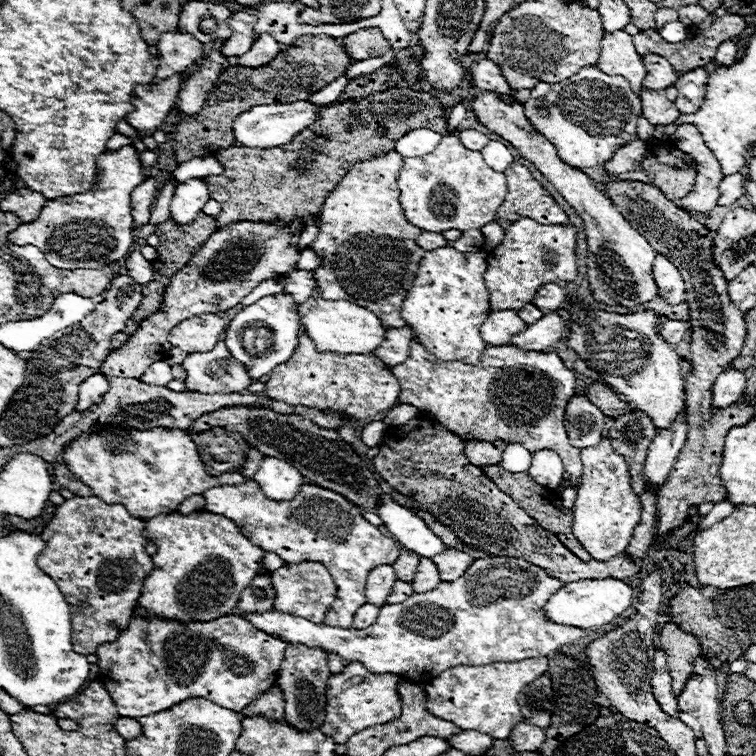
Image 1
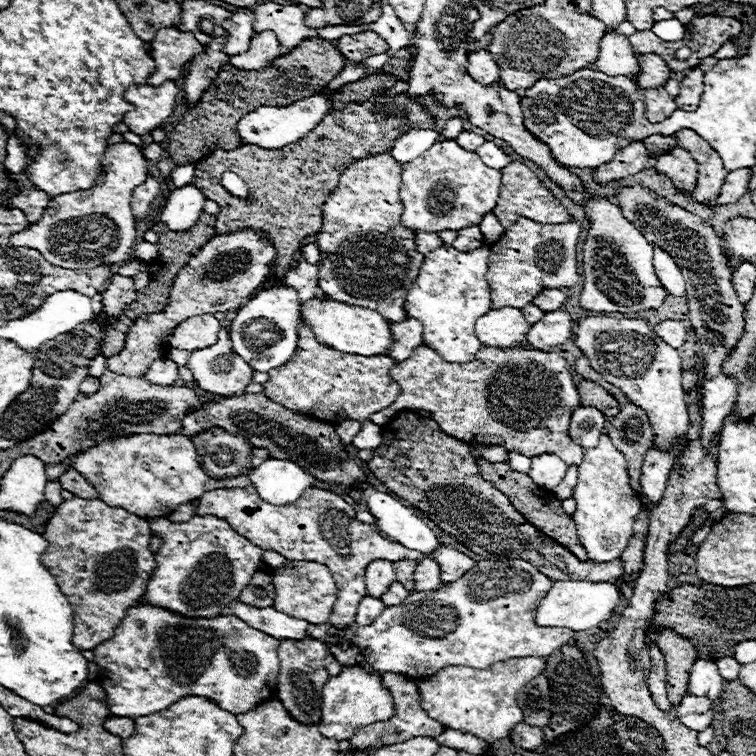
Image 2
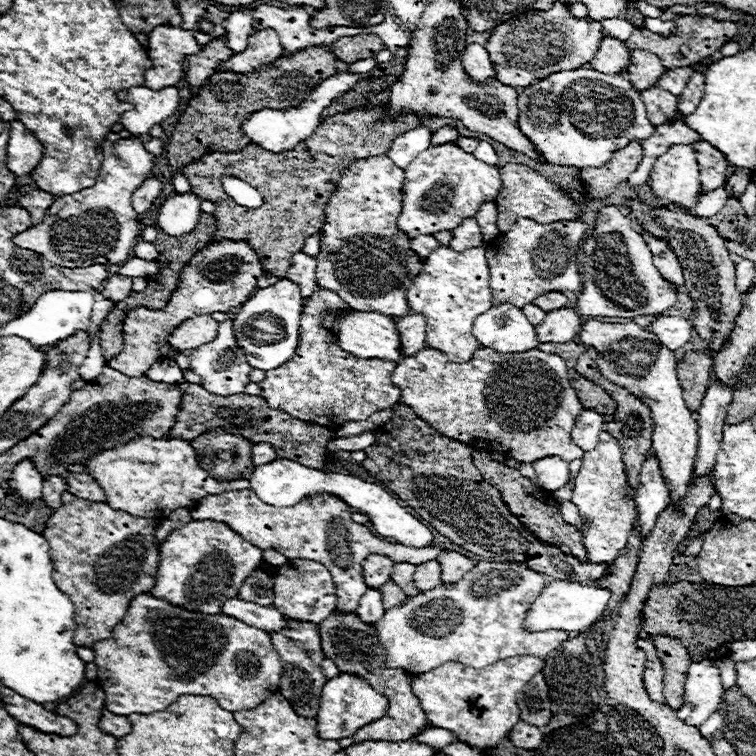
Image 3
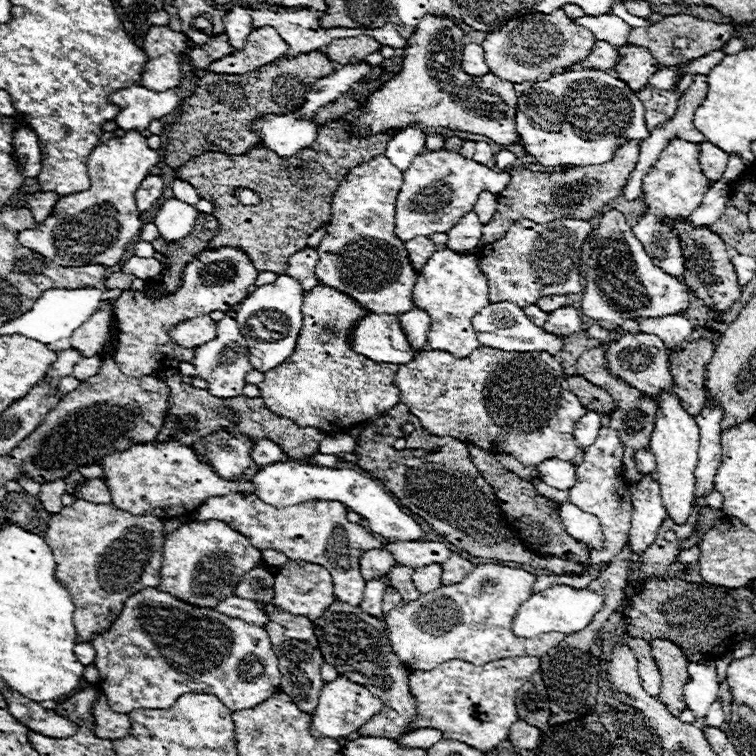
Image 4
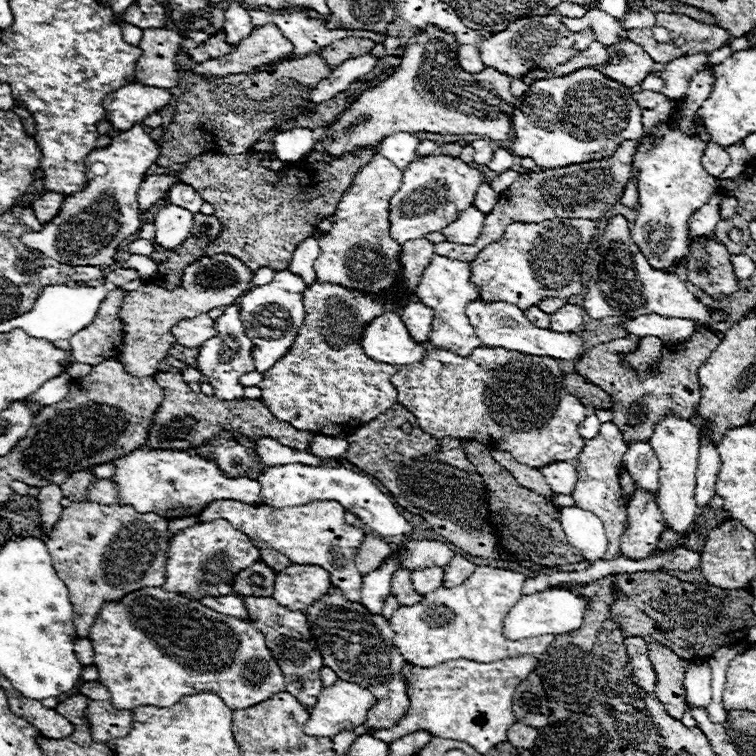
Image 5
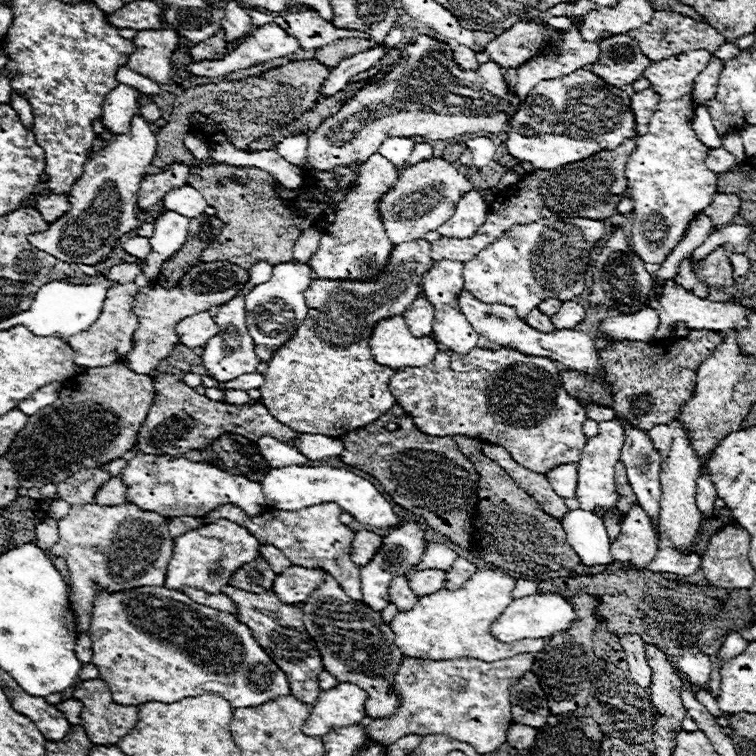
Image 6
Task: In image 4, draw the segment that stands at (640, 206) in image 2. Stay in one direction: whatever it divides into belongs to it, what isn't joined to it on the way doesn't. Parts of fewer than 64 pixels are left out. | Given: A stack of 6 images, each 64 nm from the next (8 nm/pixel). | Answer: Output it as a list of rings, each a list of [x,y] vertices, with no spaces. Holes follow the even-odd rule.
[[[690,220],[670,222],[670,224],[678,232],[678,238],[682,244],[684,282],[690,288],[690,292],[696,298],[700,298],[706,308],[710,308],[710,320],[718,320],[722,314],[726,314],[732,308],[734,302],[740,300],[740,286],[736,282],[736,270],[734,270],[734,264],[730,260],[728,246],[708,226],[692,226]],[[730,282],[732,282],[732,290],[730,290]]]

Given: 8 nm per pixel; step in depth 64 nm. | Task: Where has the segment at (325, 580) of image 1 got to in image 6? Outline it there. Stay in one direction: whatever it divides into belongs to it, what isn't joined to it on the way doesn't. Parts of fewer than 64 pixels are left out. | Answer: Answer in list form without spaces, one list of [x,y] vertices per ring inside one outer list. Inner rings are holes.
[[[290,566],[290,570],[284,570],[274,580],[272,592],[278,594],[278,598],[284,604],[302,606],[302,602],[308,600],[308,596],[324,582],[324,570],[320,568],[302,568],[302,566]]]

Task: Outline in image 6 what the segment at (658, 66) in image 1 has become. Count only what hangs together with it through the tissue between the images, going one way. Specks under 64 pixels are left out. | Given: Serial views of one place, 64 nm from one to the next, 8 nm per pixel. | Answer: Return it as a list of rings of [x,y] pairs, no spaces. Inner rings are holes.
[[[616,34],[608,40],[600,40],[600,60],[590,66],[594,74],[614,86],[630,86],[642,78],[644,70],[652,64],[628,34]]]

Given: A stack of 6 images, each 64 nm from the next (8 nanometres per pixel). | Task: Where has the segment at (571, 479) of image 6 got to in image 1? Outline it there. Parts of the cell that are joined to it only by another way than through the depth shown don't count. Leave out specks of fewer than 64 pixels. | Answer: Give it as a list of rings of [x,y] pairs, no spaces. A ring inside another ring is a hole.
[[[538,450],[532,454],[532,466],[528,474],[546,488],[556,488],[564,478],[564,466],[554,450]]]

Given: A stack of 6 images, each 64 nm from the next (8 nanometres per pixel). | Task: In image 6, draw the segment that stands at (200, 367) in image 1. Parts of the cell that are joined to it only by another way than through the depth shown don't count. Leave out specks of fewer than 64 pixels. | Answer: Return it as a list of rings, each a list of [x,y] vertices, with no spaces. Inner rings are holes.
[[[240,294],[234,300],[222,304],[214,320],[220,326],[220,332],[214,338],[210,338],[210,342],[206,342],[204,354],[202,354],[202,364],[208,370],[208,376],[218,382],[228,382],[228,380],[234,380],[242,374],[254,372],[258,366],[258,358],[254,354],[254,342],[252,342],[248,328],[246,328],[244,296]],[[222,390],[224,392],[224,400],[226,402],[230,402],[230,404],[250,404],[250,402],[254,402],[244,390]]]

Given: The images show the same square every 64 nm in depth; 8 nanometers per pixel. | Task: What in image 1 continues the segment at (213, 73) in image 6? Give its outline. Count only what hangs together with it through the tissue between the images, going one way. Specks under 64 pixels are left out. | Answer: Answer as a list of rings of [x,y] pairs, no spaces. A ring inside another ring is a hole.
[[[262,32],[262,34],[256,38],[254,46],[252,46],[242,58],[236,58],[234,62],[240,64],[240,66],[258,68],[258,66],[264,66],[264,64],[268,64],[270,60],[274,60],[280,50],[282,50],[282,46],[280,46],[270,34]]]

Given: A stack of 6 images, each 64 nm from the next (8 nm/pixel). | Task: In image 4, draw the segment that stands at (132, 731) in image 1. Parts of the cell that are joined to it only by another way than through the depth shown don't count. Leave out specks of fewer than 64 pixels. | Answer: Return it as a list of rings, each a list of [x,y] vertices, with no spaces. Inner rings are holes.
[[[100,694],[98,702],[94,704],[94,720],[96,720],[96,734],[98,738],[124,738],[130,730],[130,716],[128,714],[114,714],[110,706],[106,706],[106,696]]]

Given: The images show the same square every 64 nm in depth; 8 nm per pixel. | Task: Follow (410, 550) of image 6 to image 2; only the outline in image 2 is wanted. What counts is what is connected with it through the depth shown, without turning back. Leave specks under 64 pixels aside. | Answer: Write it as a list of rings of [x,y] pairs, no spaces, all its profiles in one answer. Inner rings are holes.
[[[364,596],[364,600],[362,600],[360,606],[358,606],[356,624],[358,624],[358,626],[368,626],[370,622],[374,622],[374,618],[378,618],[378,614],[382,614],[384,608],[386,608],[386,606],[384,606],[382,600],[376,600],[376,598]]]

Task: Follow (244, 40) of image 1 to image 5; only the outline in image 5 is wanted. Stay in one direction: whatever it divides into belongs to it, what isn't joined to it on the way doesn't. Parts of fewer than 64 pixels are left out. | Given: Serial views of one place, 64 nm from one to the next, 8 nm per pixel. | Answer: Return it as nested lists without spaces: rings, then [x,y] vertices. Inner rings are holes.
[[[232,2],[226,8],[226,18],[224,18],[224,34],[226,34],[226,40],[230,44],[238,46],[240,40],[244,40],[252,30],[254,30],[254,26],[250,22],[248,10],[242,8],[238,2]]]

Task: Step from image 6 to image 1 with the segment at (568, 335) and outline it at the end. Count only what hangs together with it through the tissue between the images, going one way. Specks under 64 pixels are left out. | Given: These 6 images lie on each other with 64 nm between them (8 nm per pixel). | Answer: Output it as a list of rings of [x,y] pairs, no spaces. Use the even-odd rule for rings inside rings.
[[[500,310],[500,312],[490,312],[490,318],[480,326],[482,330],[482,340],[492,344],[492,346],[504,346],[510,342],[510,338],[518,332],[526,330],[526,322],[520,320],[516,310]]]

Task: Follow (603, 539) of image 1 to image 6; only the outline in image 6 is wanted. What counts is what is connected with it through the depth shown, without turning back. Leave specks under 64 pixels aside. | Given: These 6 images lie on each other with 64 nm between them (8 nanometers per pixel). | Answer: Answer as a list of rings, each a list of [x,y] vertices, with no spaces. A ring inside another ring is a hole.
[[[608,420],[604,424],[600,424],[600,432],[598,436],[590,438],[582,450],[580,462],[578,466],[578,486],[576,486],[576,498],[580,502],[580,508],[584,510],[596,510],[602,508],[604,510],[604,524],[610,536],[610,542],[614,542],[620,534],[620,524],[622,524],[622,516],[616,512],[616,504],[618,504],[618,492],[616,492],[616,484],[614,484],[614,466],[620,460],[622,454],[622,446],[624,446],[624,432],[618,420]]]

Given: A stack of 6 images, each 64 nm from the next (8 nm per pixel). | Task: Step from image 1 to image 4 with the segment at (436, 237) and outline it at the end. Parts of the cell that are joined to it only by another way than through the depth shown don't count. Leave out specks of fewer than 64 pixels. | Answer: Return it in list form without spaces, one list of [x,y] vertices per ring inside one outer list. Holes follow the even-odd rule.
[[[412,238],[410,242],[406,242],[406,248],[410,252],[410,262],[412,262],[412,266],[416,266],[418,272],[428,262],[430,254],[434,250],[438,250],[438,246],[430,238]]]

